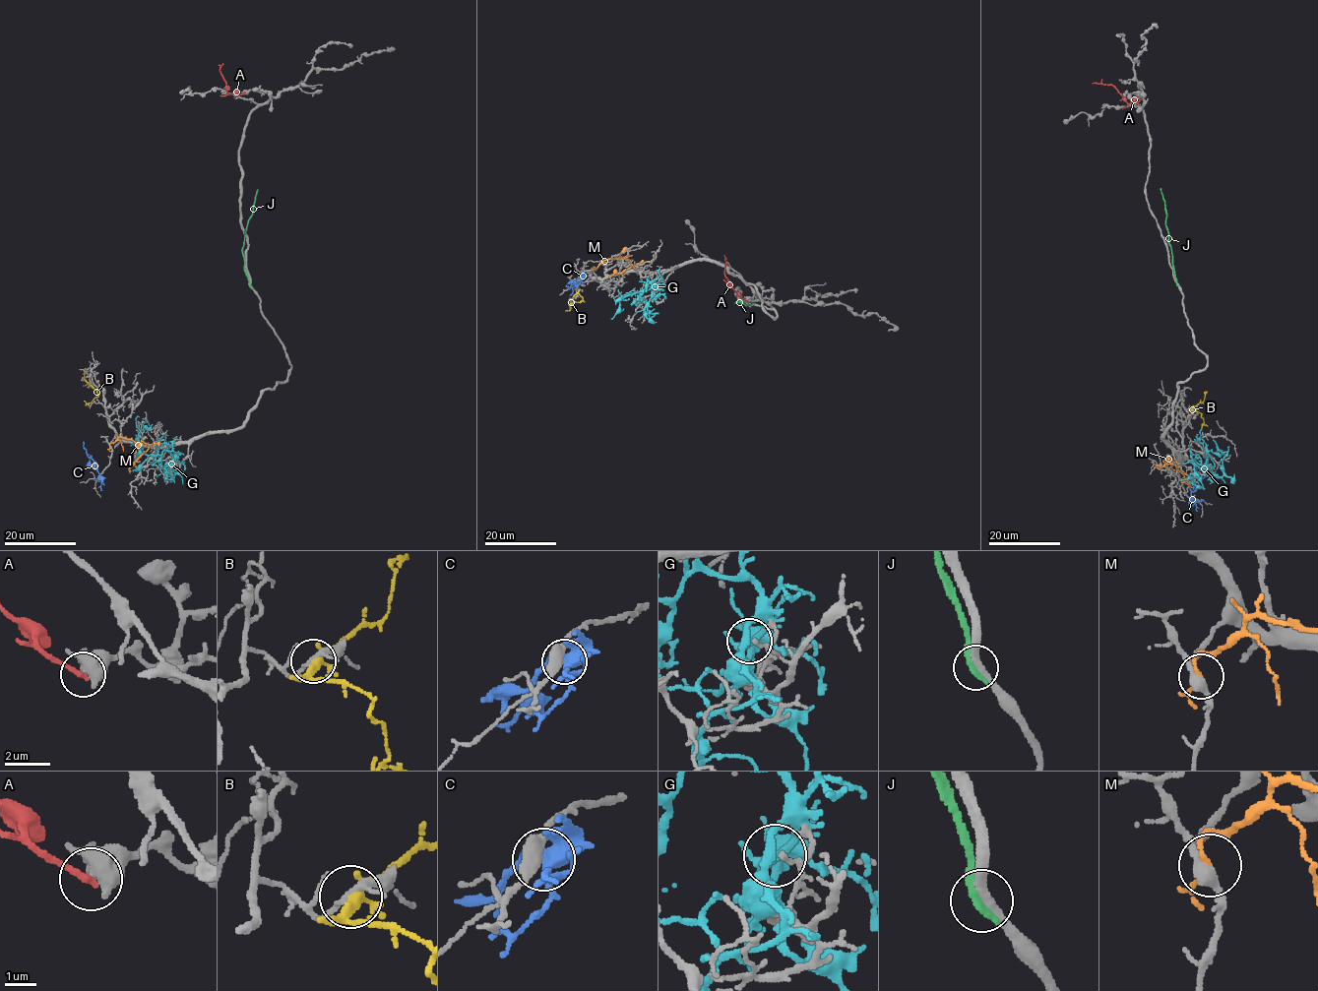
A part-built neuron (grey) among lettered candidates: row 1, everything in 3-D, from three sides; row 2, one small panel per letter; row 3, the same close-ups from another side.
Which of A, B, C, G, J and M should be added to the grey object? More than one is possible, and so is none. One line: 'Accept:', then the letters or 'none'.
Accept: none

